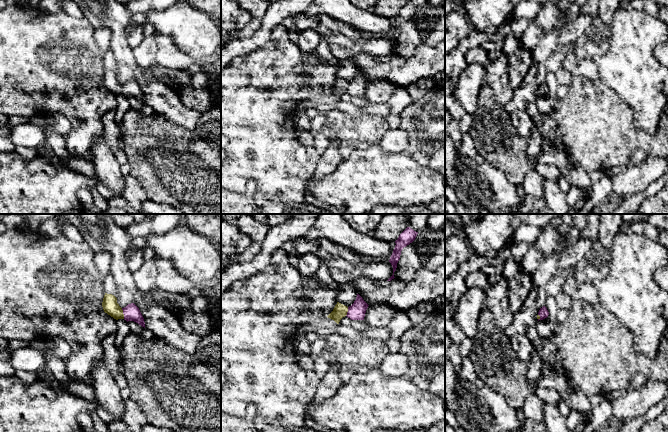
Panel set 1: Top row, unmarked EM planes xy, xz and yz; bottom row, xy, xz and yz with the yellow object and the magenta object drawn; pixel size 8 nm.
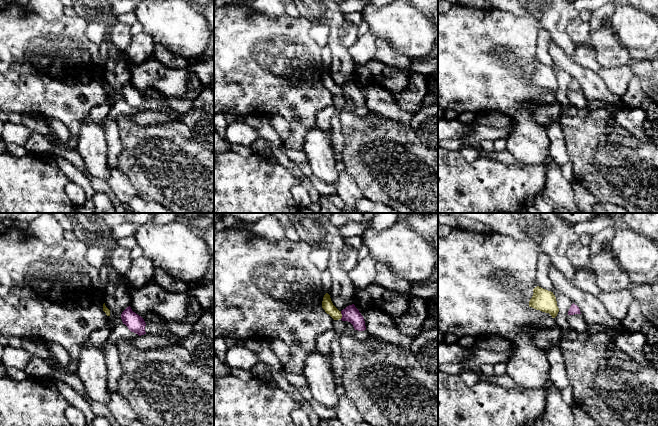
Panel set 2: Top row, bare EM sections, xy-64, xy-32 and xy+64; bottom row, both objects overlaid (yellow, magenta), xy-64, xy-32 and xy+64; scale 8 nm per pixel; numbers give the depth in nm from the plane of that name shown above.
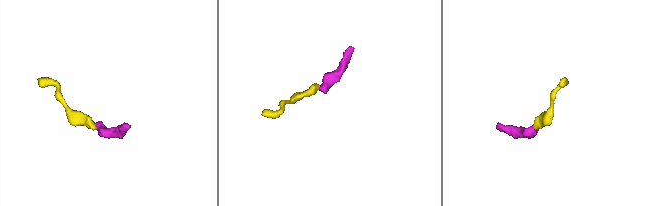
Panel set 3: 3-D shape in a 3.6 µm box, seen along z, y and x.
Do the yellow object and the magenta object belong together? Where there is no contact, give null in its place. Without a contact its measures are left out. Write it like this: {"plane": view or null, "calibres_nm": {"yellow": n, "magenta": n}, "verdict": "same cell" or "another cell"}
{"plane": "xy", "calibres_nm": {"yellow": 130, "magenta": 130}, "verdict": "same cell"}

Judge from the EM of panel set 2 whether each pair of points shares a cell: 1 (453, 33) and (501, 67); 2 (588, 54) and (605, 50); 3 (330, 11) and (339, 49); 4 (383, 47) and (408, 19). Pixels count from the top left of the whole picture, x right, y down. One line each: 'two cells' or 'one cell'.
1: one cell
2: two cells
3: one cell
4: two cells

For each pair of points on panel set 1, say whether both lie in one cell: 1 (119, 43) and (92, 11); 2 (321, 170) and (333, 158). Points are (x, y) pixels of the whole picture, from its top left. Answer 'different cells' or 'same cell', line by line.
1: same cell
2: same cell

